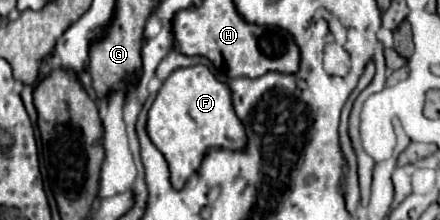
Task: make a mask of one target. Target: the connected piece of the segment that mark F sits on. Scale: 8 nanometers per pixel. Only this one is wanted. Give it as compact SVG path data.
M206 65L176 69L162 83L148 111L146 133L168 163L170 183L174 189L184 187L188 177L200 167L202 155L208 147L242 149L246 143L244 125L232 109L230 87L220 83Z

